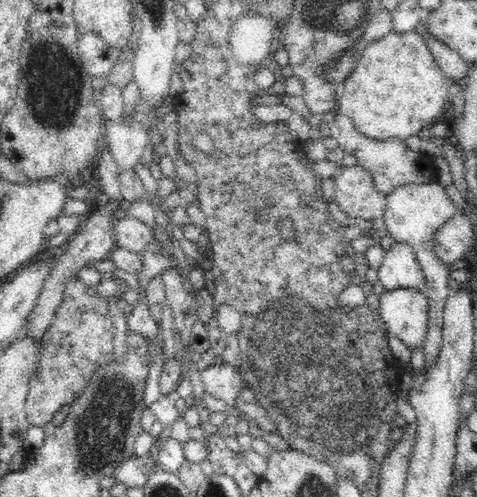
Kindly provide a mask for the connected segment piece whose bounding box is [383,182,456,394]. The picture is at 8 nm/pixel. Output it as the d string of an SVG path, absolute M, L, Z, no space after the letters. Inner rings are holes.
M438 182L400 185L394 192L387 194L385 211L383 212L386 231L390 237L394 238L395 242L406 243L413 248L422 271L426 275L426 295L429 304L428 333L423 347L426 362L424 362L424 368L418 376L404 371L399 389L409 394L423 386L429 371L438 363L442 351L444 306L446 306L446 300L449 297L448 280L450 277L449 265L442 262L434 252L433 240L435 232L438 232L438 228L454 216L455 210L454 202L446 195L444 186Z

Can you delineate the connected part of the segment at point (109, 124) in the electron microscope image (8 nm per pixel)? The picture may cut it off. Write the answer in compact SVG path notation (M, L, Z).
M105 118L103 132L114 162L122 169L134 168L150 142L147 125L138 122L125 125Z

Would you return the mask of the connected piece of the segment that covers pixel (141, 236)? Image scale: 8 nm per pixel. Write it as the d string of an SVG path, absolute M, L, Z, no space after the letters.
M131 214L116 220L113 224L114 240L118 247L130 252L143 253L152 240L153 231L148 224Z

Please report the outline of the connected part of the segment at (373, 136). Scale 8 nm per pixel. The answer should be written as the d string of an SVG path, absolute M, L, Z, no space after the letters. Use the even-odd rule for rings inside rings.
M390 30L366 46L356 68L340 86L335 111L351 118L355 130L373 141L406 139L442 119L448 80L421 37L421 30Z

